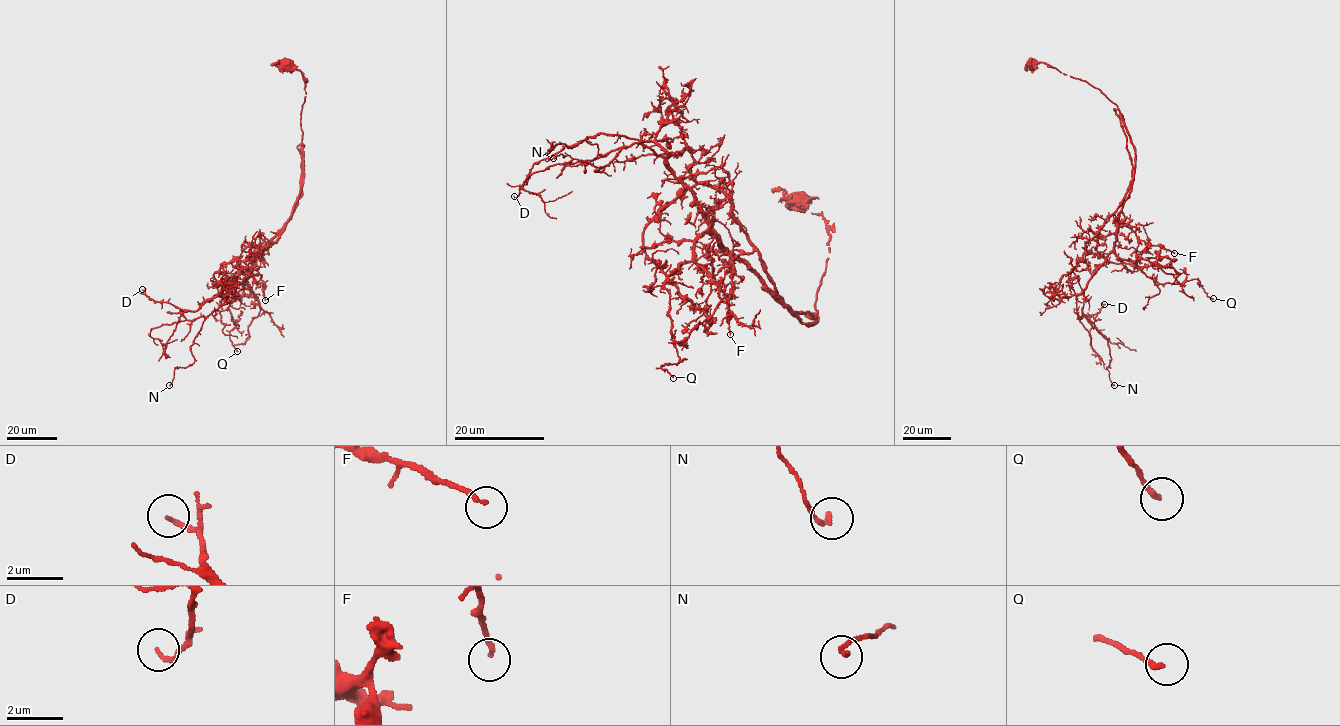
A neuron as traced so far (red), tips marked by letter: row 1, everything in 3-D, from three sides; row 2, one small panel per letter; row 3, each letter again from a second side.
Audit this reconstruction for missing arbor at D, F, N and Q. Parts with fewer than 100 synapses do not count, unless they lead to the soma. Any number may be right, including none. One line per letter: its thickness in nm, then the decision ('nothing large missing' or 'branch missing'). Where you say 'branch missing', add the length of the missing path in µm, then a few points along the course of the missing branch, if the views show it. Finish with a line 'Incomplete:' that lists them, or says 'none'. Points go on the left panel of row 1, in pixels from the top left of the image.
D: 140 nm | nothing large missing
F: 150 nm | nothing large missing
N: 160 nm | nothing large missing
Q: 160 nm | nothing large missing
Incomplete: none

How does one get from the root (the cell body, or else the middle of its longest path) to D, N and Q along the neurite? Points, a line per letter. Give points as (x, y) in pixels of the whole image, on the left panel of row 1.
D: (286, 64), (300, 70), (306, 94), (302, 186), (285, 228), (226, 297), (195, 311), (142, 289)
N: (286, 64), (305, 82), (298, 199), (248, 278), (205, 319), (191, 346), (195, 361), (175, 368), (169, 385)
Q: (286, 64), (305, 82), (302, 186), (285, 228), (258, 255), (229, 306), (238, 325), (229, 332), (237, 351)

